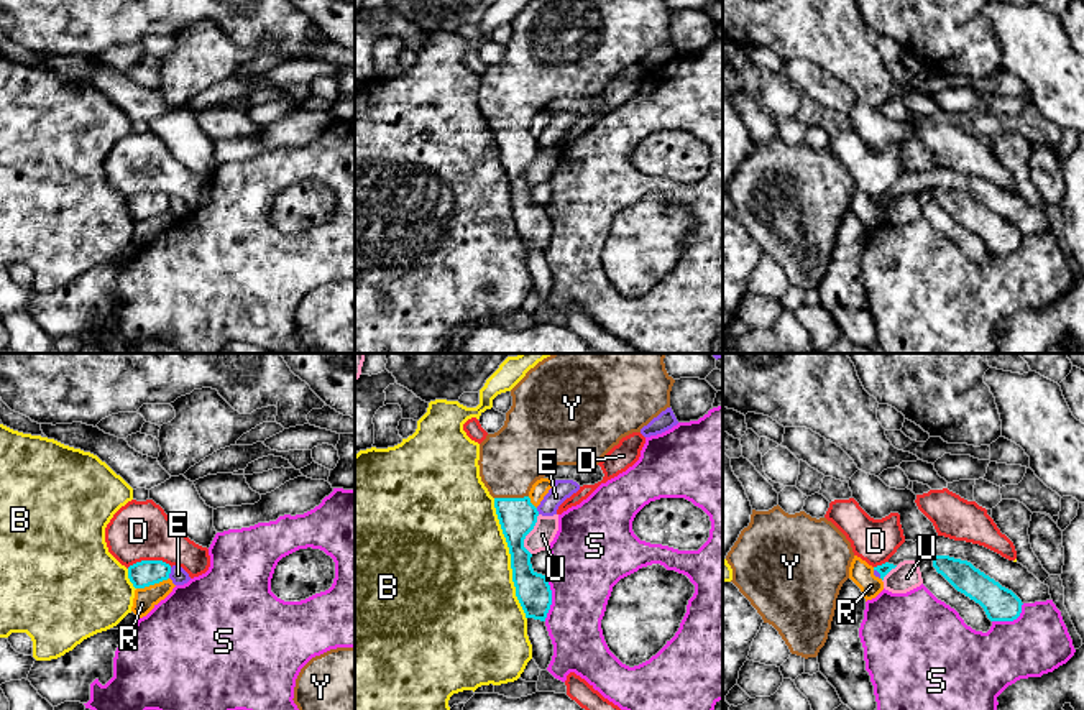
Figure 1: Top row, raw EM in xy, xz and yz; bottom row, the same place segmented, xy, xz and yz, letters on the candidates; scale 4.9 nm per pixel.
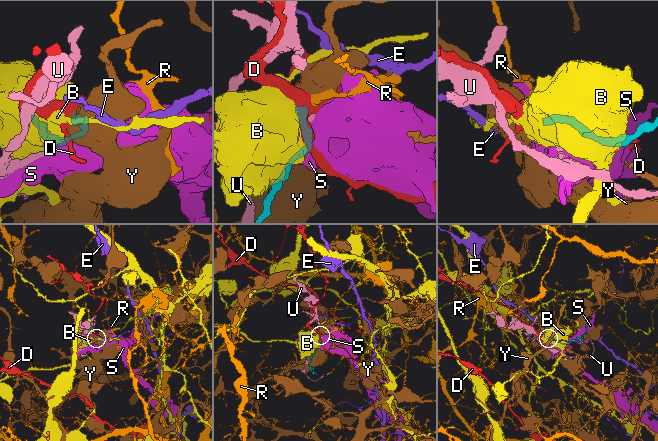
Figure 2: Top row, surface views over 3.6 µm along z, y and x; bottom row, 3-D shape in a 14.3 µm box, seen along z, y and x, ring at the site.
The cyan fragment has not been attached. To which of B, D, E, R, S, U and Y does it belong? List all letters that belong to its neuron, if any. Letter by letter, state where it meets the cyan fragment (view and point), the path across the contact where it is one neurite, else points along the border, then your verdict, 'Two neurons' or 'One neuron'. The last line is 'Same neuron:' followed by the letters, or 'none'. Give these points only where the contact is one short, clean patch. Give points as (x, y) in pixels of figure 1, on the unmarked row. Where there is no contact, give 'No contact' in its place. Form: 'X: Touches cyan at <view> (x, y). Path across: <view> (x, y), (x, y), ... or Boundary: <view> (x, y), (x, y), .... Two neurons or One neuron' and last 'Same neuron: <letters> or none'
B: Touches cyan at xz (511, 191). Two neurons
D: Touches cyan at xy (148, 193). Boundary: xy (171, 198), (161, 193), (137, 193), (127, 199). Two neurons
E: Touches cyan at xy (169, 204). Boundary: xy (171, 199), (168, 209). Two neurons
R: Touches cyan at xy (151, 216). Boundary: xy (168, 209), (137, 221). Two neurons
S: Touches cyan at xz (551, 230). Two neurons
U: Touches cyan at xz (528, 165). Boundary: xz (539, 147), (534, 160), (524, 171), (524, 179), (531, 186). Two neurons
Y: Touches cyan at xz (511, 130). Path across: xz (518, 148), (511, 130), (511, 96), (524, 81). One neuron
Same neuron: Y

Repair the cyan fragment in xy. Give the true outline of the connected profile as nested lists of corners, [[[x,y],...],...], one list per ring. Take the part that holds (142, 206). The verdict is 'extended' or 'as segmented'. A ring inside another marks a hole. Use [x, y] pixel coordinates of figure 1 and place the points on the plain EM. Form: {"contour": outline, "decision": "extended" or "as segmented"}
{"contour": [[[141,192],[128,199],[128,210],[135,220],[145,220],[168,212],[171,197],[163,192]]], "decision": "as segmented"}

